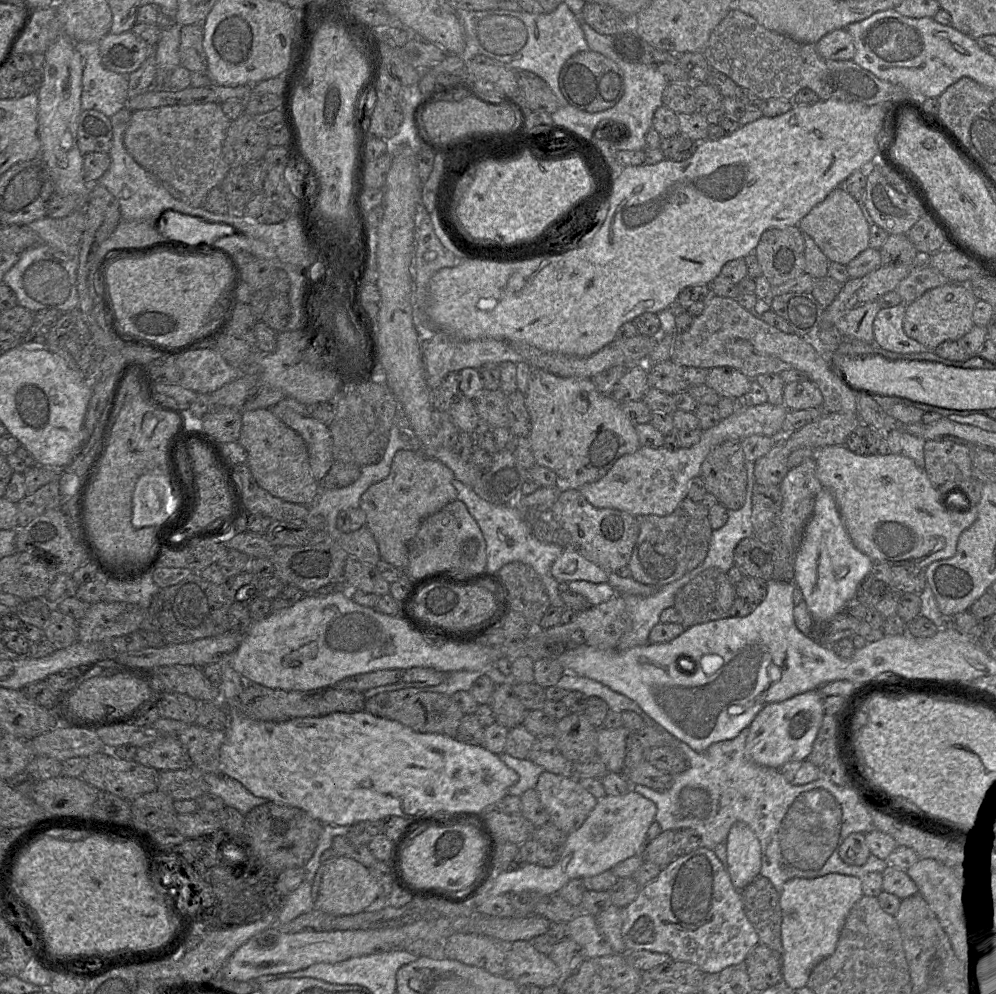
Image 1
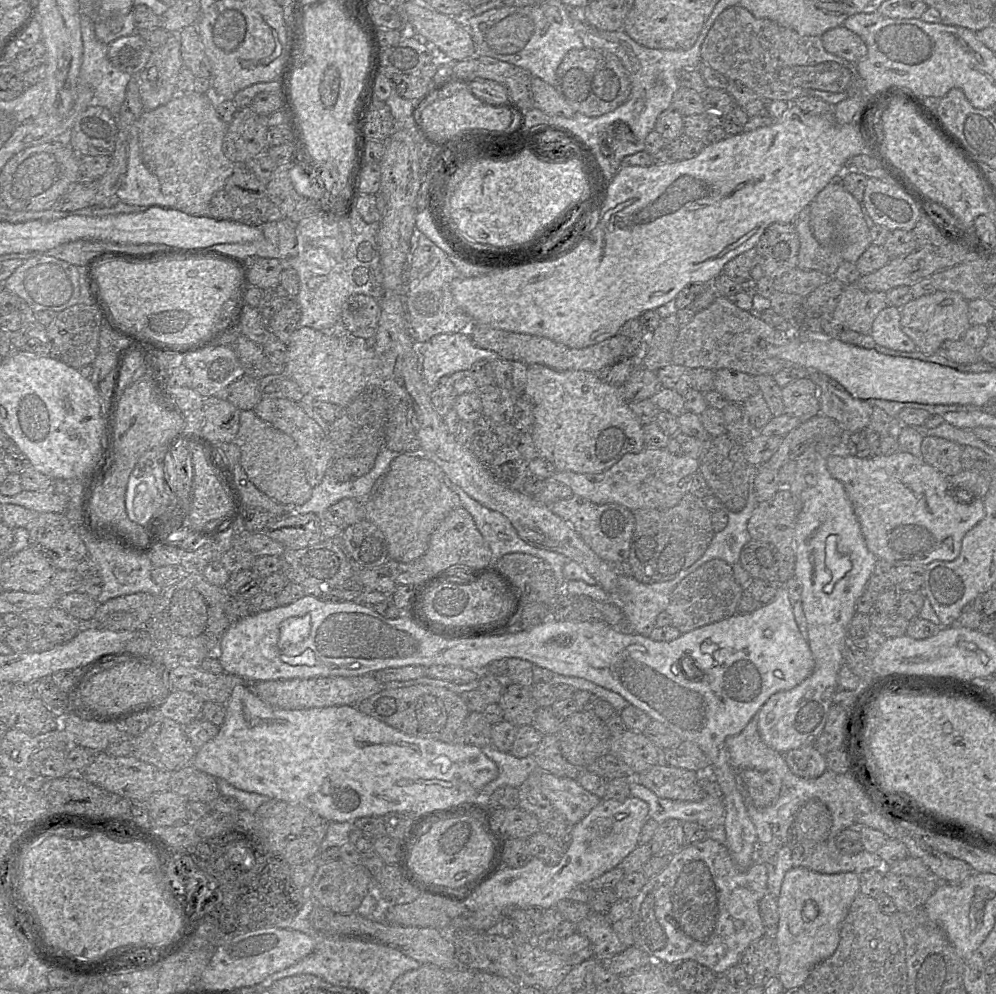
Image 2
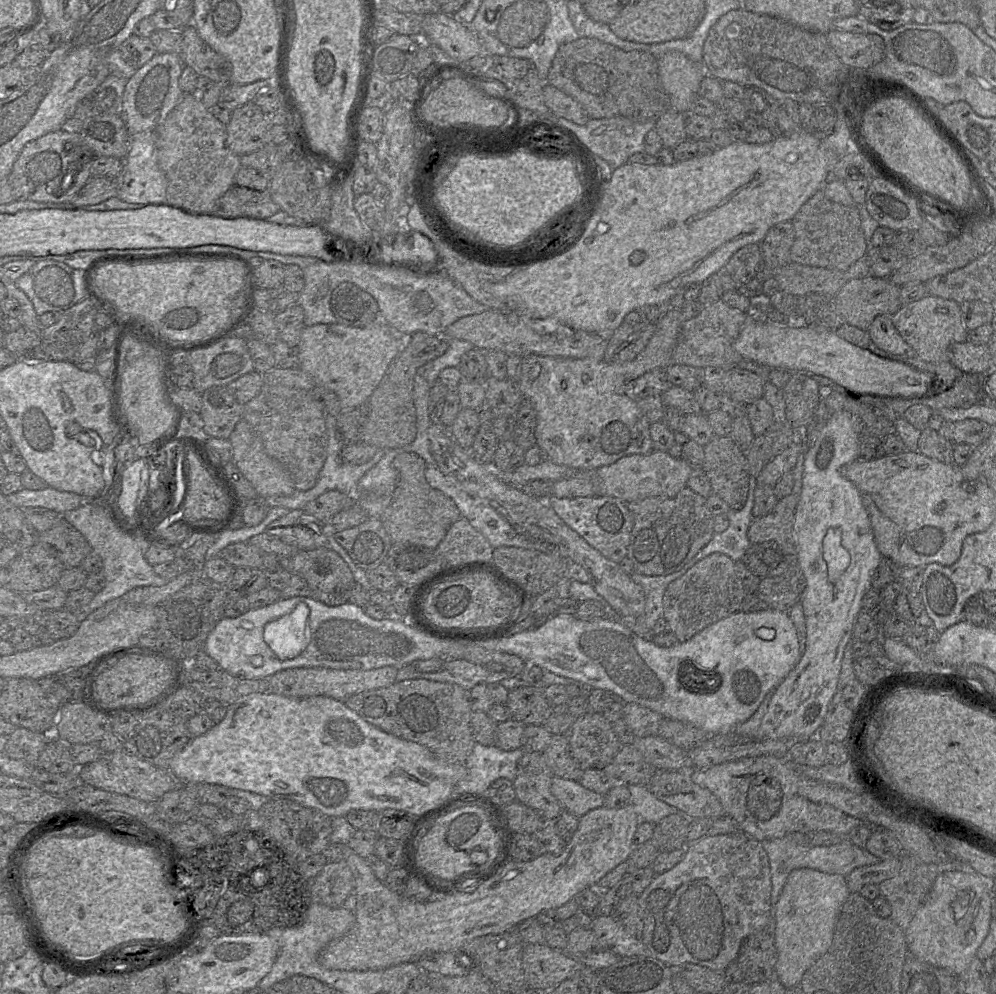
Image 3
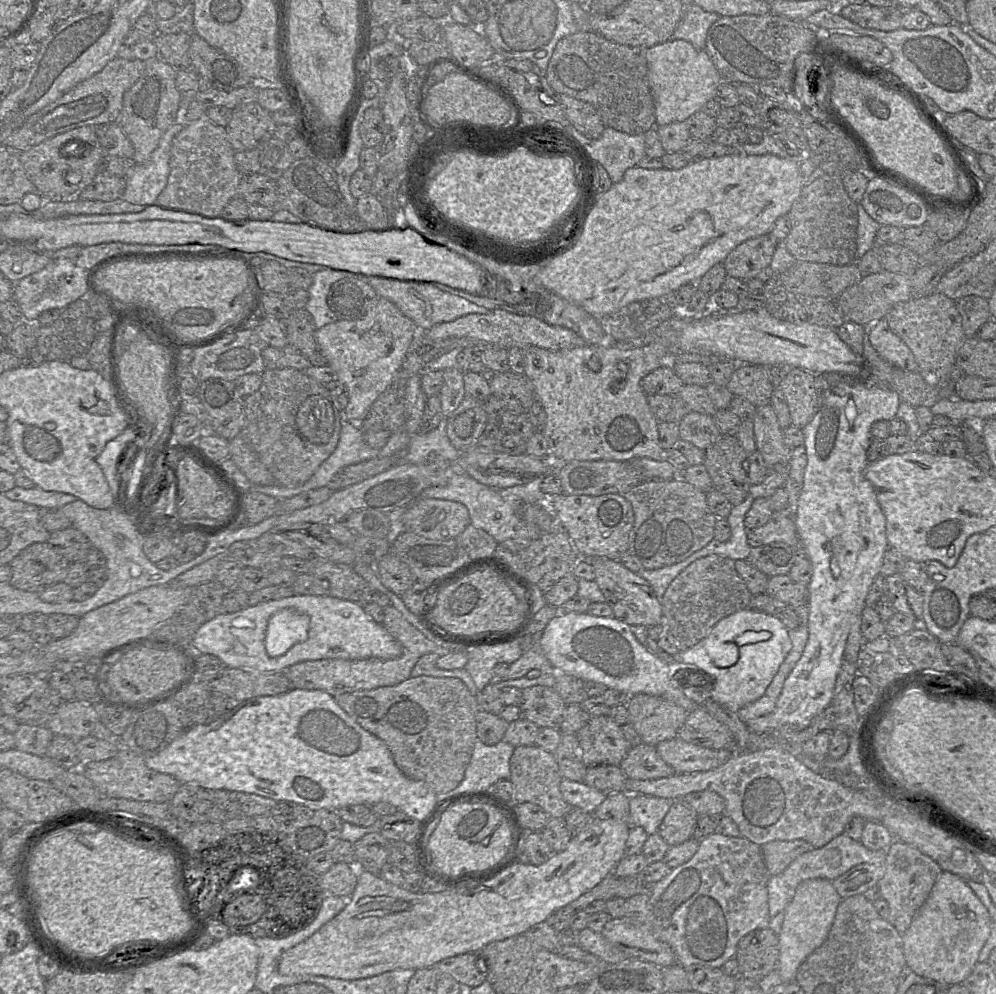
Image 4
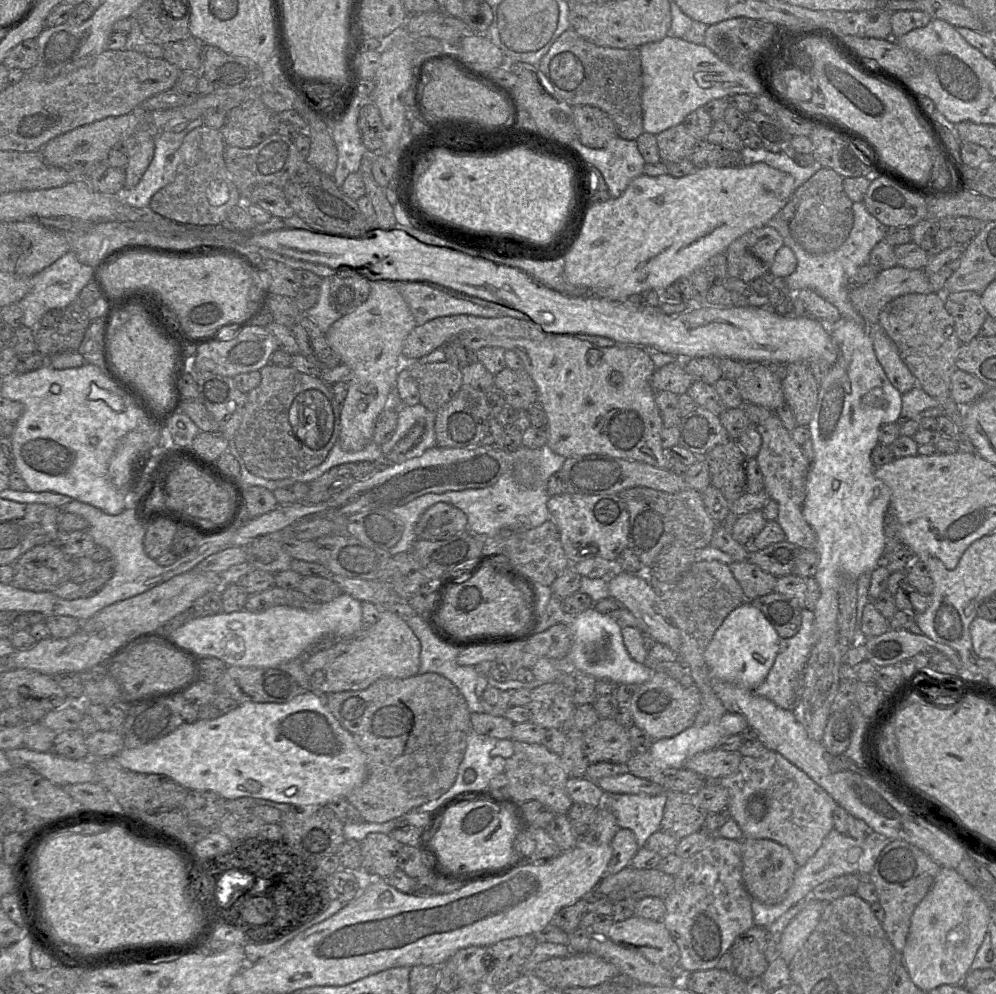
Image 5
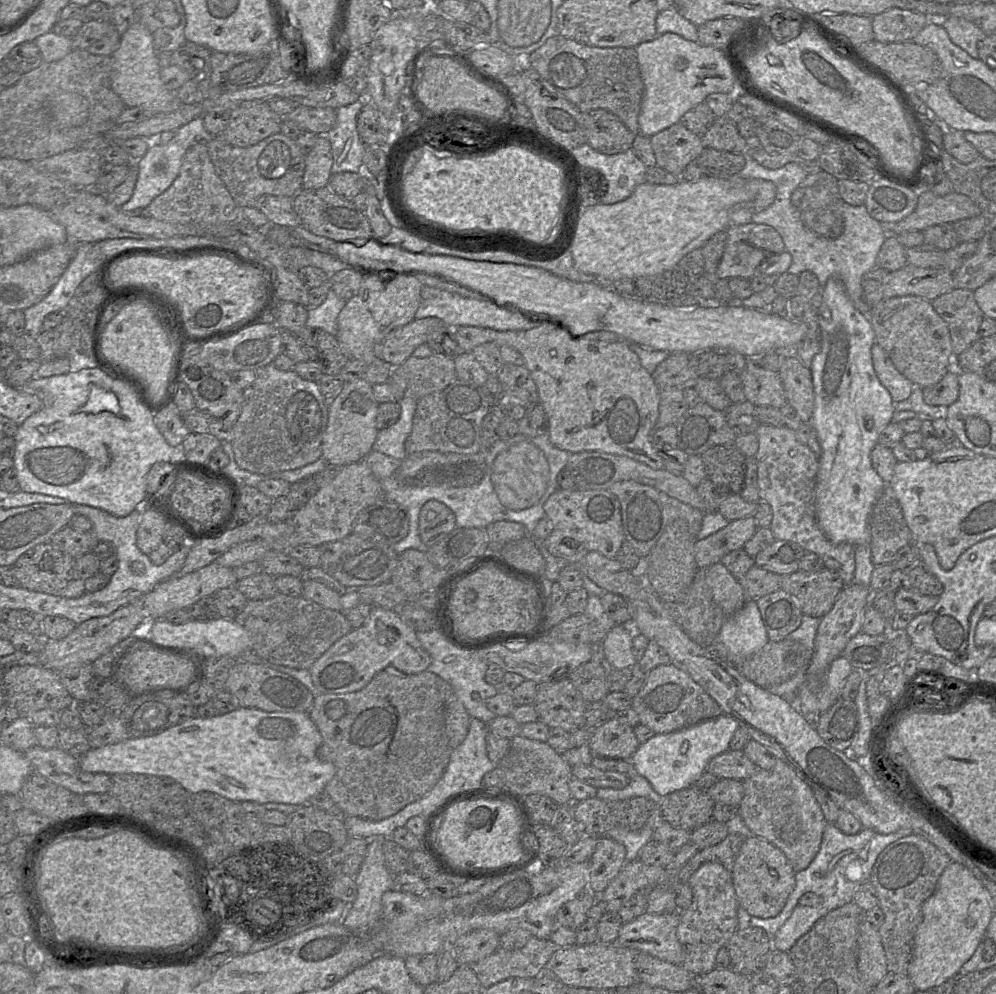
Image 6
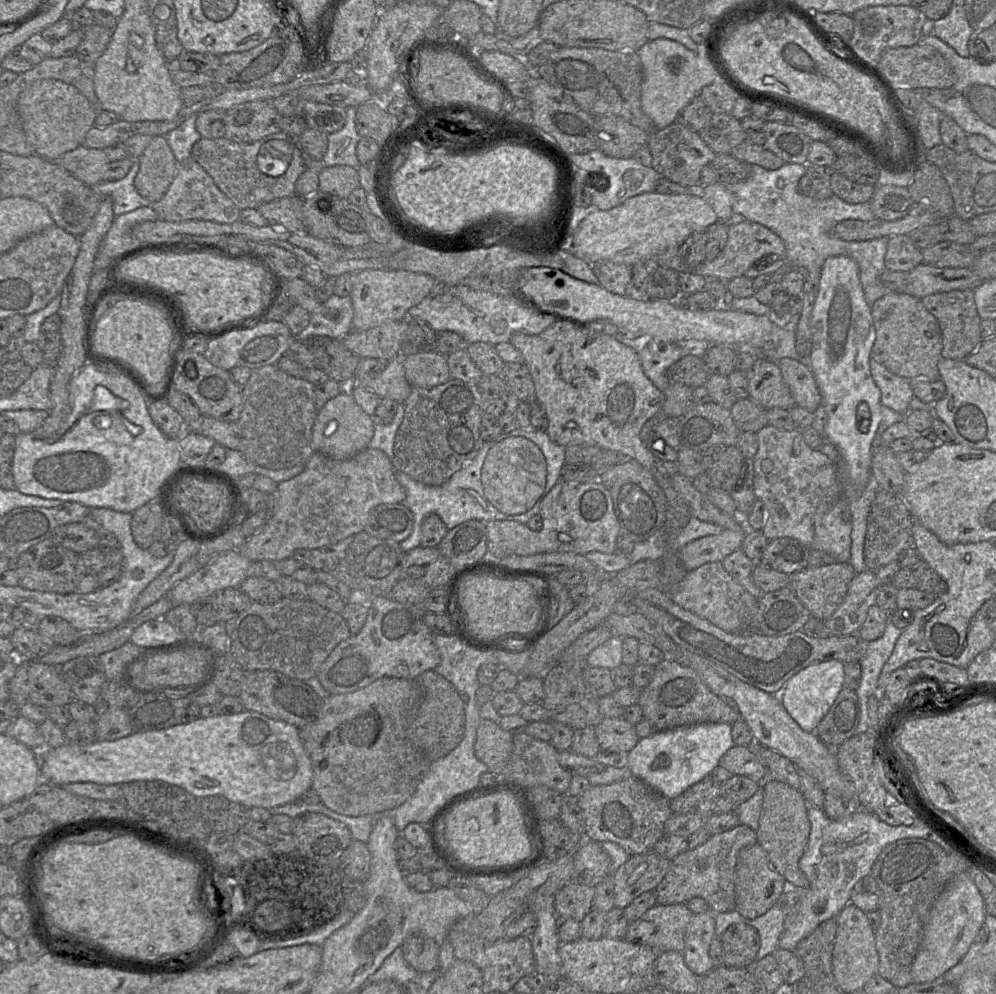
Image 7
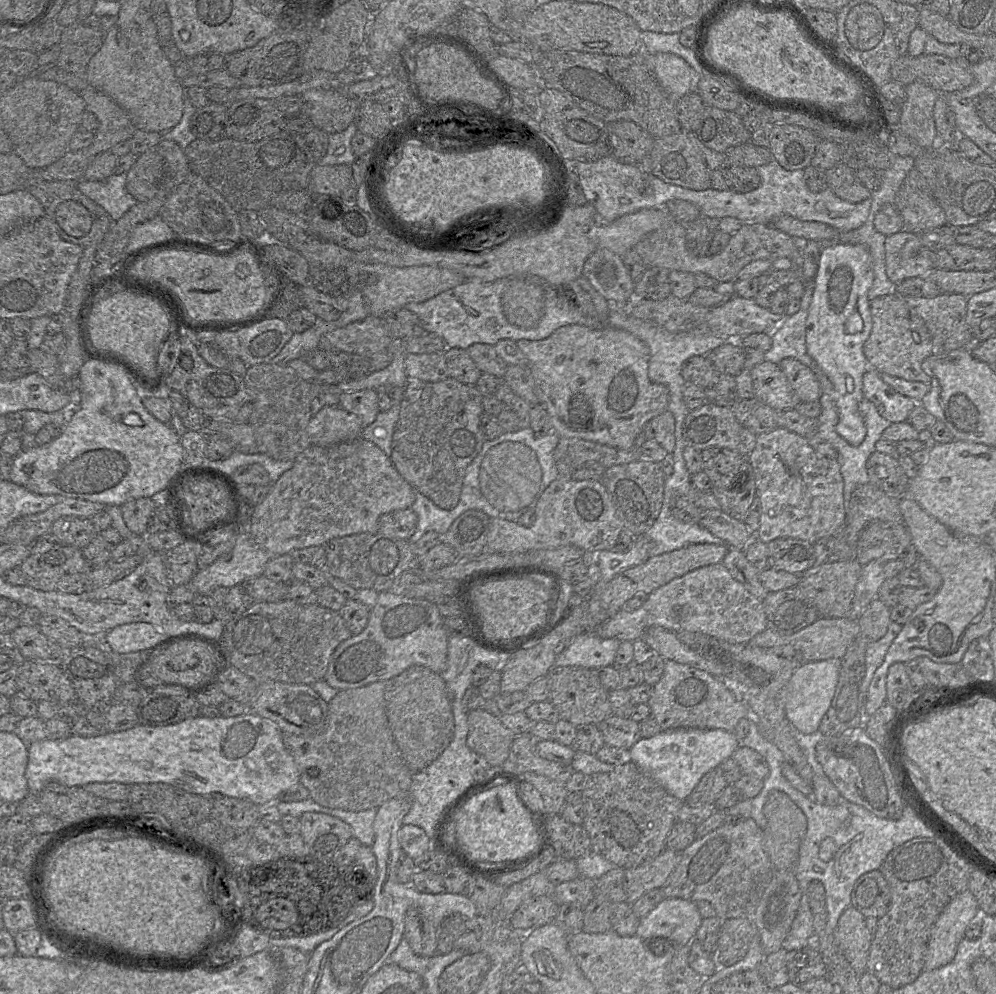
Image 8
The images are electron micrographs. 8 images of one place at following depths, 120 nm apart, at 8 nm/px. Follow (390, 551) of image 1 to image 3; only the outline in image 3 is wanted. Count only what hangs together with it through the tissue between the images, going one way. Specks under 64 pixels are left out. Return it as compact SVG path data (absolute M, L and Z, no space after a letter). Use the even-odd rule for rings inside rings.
M399 453L393 466L398 472L398 485L391 503L380 518L392 543L410 543L436 549L450 526L461 518L459 509L452 499L428 484L425 478L426 463L415 453Z

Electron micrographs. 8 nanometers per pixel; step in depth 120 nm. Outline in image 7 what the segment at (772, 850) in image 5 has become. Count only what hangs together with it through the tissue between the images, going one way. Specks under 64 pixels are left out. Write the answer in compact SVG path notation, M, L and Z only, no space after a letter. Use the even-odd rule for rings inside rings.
M759 844L745 847L738 854L734 873L736 910L746 919L756 919L775 906L787 889L786 879L772 865L766 850Z

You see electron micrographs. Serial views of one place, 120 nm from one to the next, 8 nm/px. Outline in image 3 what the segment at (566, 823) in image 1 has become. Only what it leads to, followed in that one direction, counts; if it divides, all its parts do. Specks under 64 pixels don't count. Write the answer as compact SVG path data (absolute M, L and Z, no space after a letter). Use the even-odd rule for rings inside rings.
M553 776L551 793L564 810L581 817L592 809L604 805L604 796L585 788L579 781Z

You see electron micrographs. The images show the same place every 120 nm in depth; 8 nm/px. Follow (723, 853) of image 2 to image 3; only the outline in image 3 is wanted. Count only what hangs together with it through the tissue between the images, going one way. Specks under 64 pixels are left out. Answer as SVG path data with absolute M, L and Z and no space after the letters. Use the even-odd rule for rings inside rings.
M741 831L730 834L706 835L686 846L682 860L670 870L655 875L639 897L643 911L641 941L649 956L677 969L685 964L696 964L717 972L737 960L743 939L762 931L769 923L771 905L769 859L760 841Z

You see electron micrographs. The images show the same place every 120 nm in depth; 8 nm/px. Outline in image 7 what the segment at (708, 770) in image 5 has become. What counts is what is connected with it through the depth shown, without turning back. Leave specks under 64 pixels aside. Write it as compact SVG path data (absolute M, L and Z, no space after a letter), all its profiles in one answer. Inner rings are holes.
M734 745L721 757L718 766L725 768L732 775L749 777L757 782L763 779L766 771L748 746Z

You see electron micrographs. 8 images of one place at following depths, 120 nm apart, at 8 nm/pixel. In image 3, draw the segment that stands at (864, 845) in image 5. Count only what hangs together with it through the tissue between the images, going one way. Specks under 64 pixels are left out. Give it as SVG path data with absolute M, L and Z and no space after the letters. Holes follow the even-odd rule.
M792 832L783 837L761 841L770 864L771 905L774 909L789 874L794 869L811 868L827 874L848 876L854 869L879 863L881 860L866 849L857 847L848 838L831 846L812 846L803 832Z

